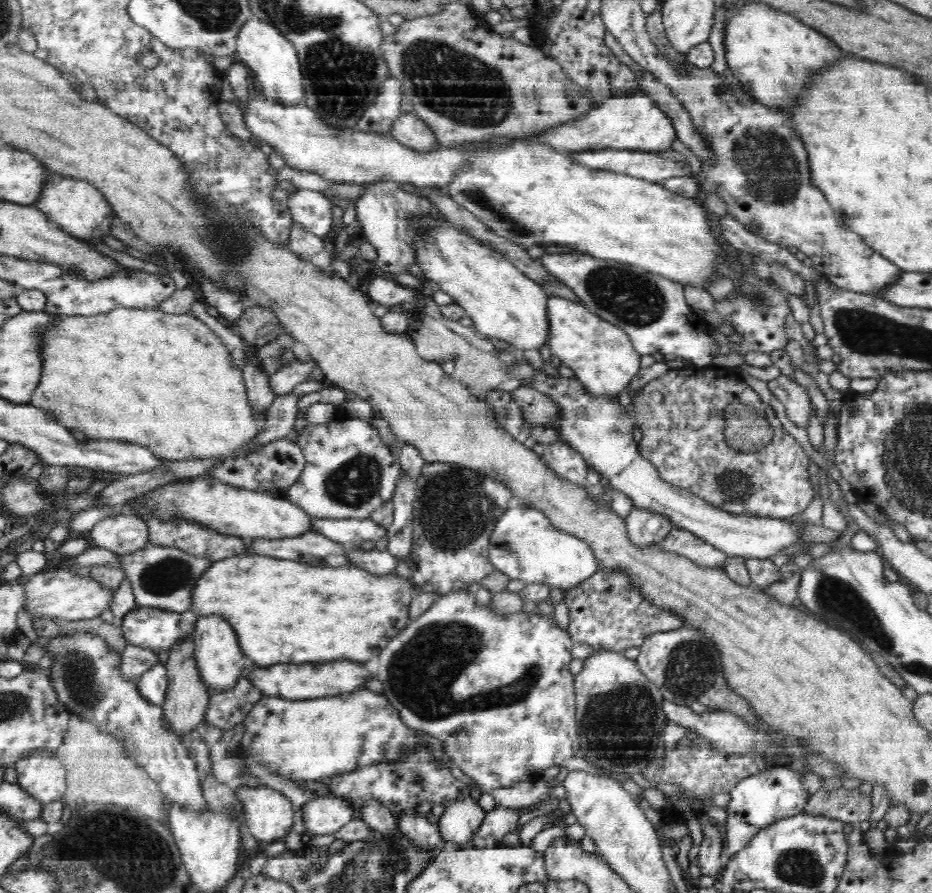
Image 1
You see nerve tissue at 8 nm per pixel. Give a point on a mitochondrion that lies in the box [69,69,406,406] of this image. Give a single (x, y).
(234, 243)

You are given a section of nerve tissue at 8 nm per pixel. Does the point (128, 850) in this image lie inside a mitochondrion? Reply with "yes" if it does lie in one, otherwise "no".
yes

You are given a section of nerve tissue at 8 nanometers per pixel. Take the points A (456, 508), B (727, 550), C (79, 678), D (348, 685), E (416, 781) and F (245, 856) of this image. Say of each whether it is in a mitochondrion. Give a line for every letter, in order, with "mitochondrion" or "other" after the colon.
A: mitochondrion
B: other
C: mitochondrion
D: other
E: mitochondrion
F: other

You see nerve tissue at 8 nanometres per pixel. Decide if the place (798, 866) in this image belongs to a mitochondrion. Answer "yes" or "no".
yes

